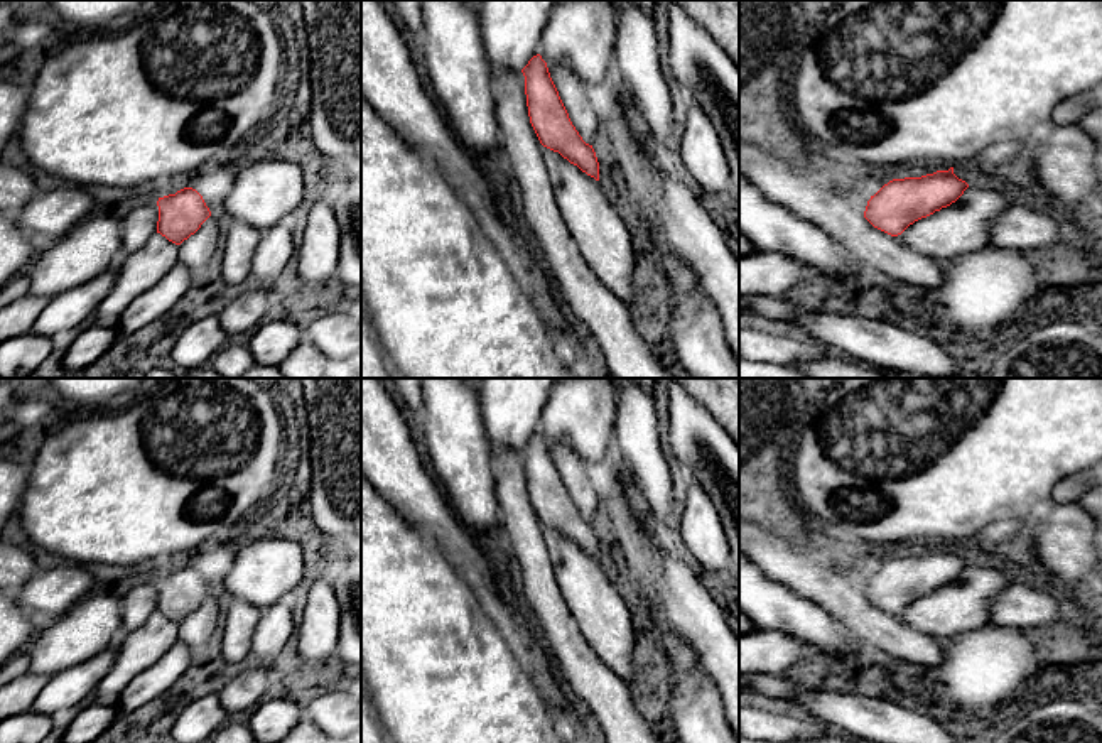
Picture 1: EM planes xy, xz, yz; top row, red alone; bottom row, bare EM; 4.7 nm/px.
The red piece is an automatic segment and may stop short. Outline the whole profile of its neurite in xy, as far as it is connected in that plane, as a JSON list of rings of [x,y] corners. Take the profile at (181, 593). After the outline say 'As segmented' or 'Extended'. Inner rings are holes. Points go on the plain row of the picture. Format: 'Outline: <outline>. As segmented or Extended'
Outline: [[[184,566],[176,572],[159,576],[157,584],[157,611],[176,623],[181,623],[194,613],[211,594],[203,574],[192,566]]]. As segmented

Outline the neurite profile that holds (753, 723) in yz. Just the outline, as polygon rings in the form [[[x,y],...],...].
[[[739,706],[739,738],[795,743],[830,733],[837,731],[812,718],[795,719],[788,714],[768,713],[754,706]]]

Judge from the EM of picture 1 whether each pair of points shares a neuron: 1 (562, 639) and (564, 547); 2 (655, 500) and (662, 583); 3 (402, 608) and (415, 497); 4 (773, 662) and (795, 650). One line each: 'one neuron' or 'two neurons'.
1: two neurons
2: two neurons
3: two neurons
4: one neuron

